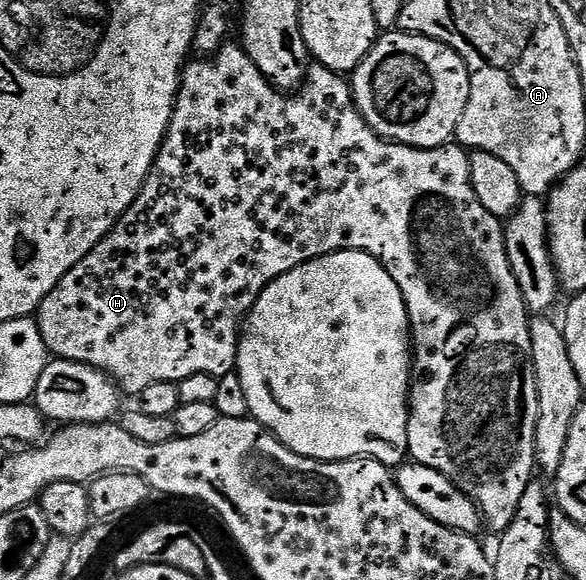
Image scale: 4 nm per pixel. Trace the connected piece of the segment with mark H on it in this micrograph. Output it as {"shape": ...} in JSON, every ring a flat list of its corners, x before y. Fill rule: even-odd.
{"shape":[[224,44,219,52,210,59,195,60,188,60,184,68,183,79,179,84,179,98,175,101,175,113,171,116,171,125,167,128,167,138,165,138,163,146,159,149,159,155,155,159,155,166,152,167,151,174,147,176,147,182,143,184,143,190,137,195,135,202,125,211,123,218,109,231,109,235,105,235,105,239,101,239,101,243,97,243,97,247,93,247,93,251,89,251,89,255,85,255,85,259,81,259,81,263,77,263,77,267,73,267,69,271,69,275,65,275,65,279,61,279,61,283,57,283,57,287,53,287,53,291,49,295,45,295,45,299,40,303,37,310,37,320,41,335,47,344,48,354,65,361,76,361,82,365,91,365,95,369,103,370,109,377,118,382,124,394,135,393,135,395,142,395,145,387,149,387,152,383,161,383,162,381,178,383,189,379,189,375,197,375,198,373,208,373,214,377,221,378,235,369,237,355,239,354,239,334,244,321,247,320,248,313,257,303,257,299,265,286,273,283,273,279,293,271,293,267,297,267,301,263,312,261,318,257,324,257,330,253,336,253,339,249,344,248,343,233,347,233,346,244,352,249,361,249,364,253,372,253,374,257,379,258,379,262,394,275,397,287,401,287,403,297,407,300,407,314,411,317,411,332,413,334,413,380,409,394,409,416,407,419,409,423,409,443,407,444,407,449,410,460,417,465,433,467,433,471,441,471,446,477,456,478,459,484,467,490,467,494,483,510,484,522,488,526,492,525,496,531,507,529,517,515,517,507,521,503,521,495,525,495,525,491,531,486,533,480,531,472,536,472,537,469,539,380,535,374,535,360,533,359,533,339,531,338,531,322,533,317,529,312,527,300,523,297,523,292,517,281,517,275,509,261,504,222,500,218,493,216,489,211,485,211,485,207,481,205,481,199,477,199,477,191,473,189,473,183,471,182,471,158,468,150,455,143,448,143,436,149,414,149,408,145,396,145,394,141,380,137,372,129,370,120,360,113,358,106,355,105,355,94,352,92,350,80,346,76,334,73,332,69,327,69,321,64,316,64,308,72,306,82,298,90,297,95,288,95,286,92,276,89,268,81,267,77,255,66,253,59,247,54,246,48,242,44]]}

